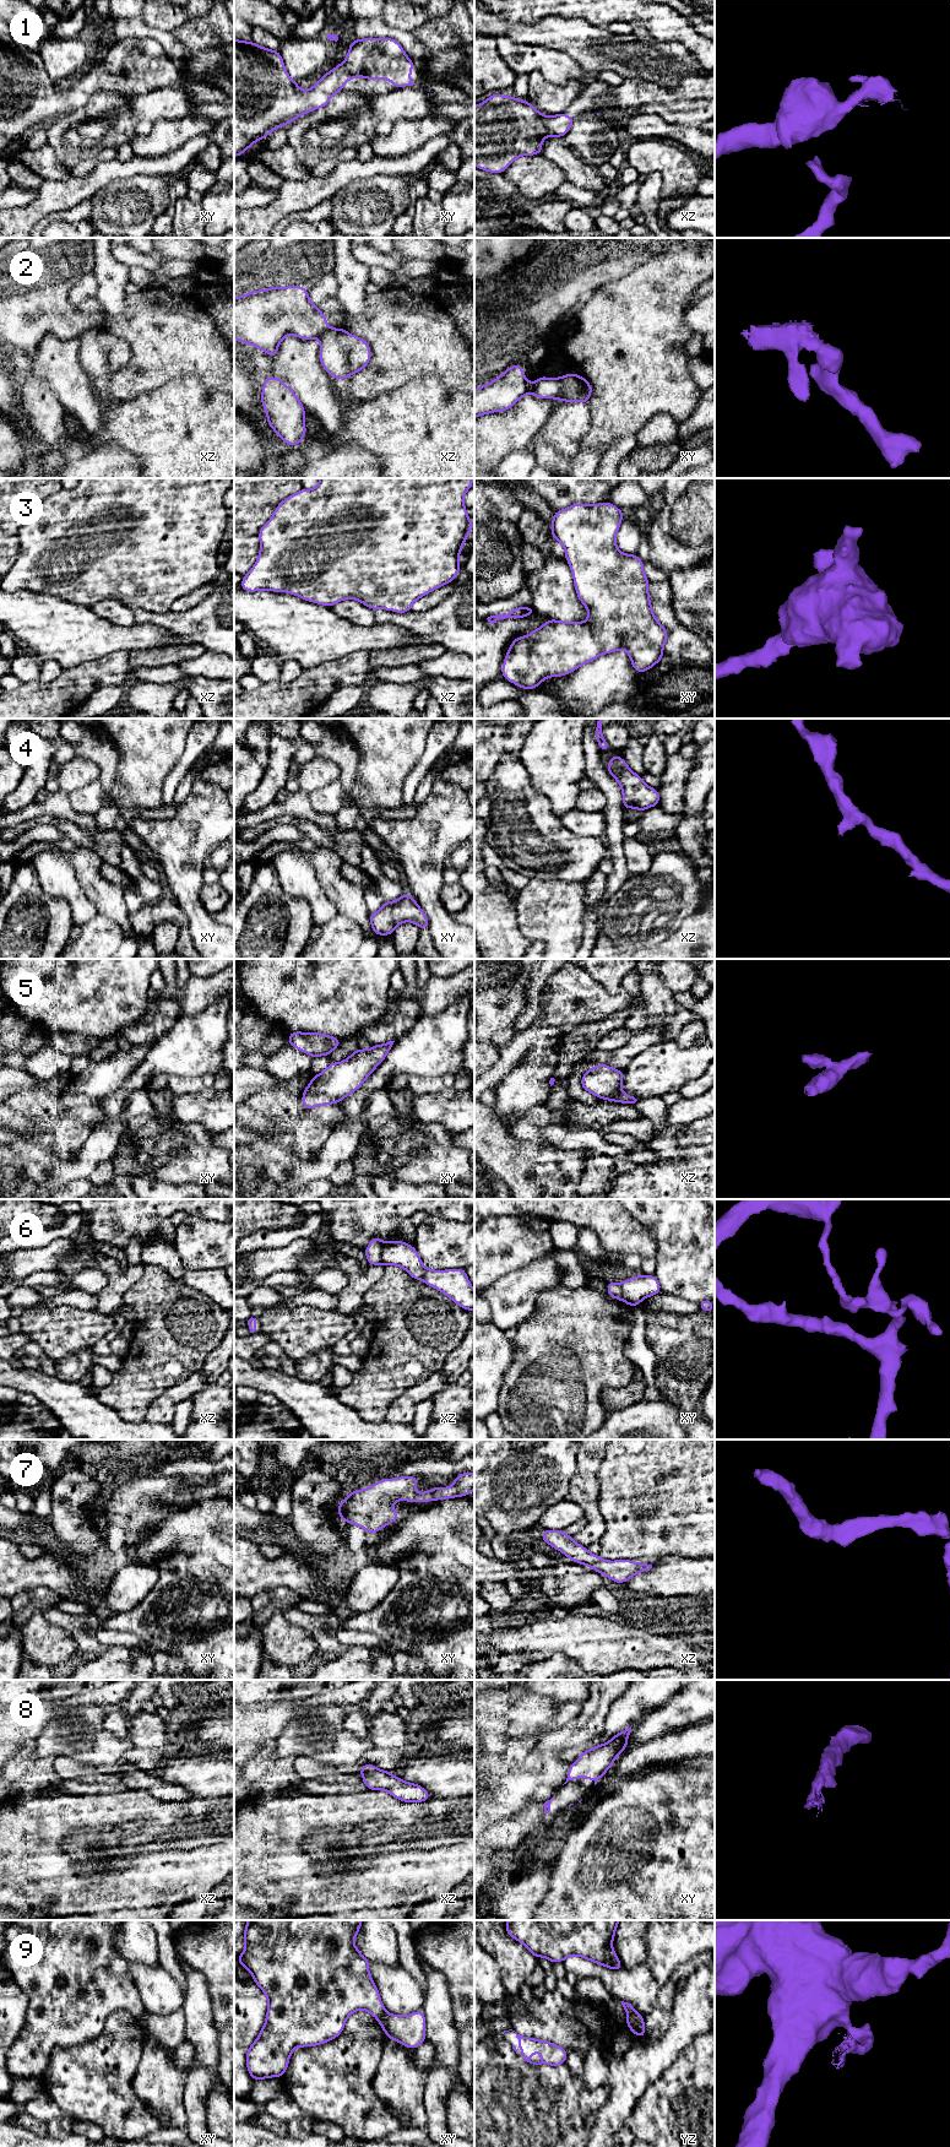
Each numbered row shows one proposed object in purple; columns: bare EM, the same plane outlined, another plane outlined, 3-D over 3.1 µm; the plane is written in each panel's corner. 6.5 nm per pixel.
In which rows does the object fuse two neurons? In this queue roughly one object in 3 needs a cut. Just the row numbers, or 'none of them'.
2, 6, 9

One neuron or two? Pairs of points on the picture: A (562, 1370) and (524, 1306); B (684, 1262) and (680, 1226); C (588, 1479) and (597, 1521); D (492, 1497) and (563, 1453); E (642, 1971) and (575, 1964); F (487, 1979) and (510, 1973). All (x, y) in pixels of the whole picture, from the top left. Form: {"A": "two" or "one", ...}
{"A": "two", "B": "one", "C": "one", "D": "one", "E": "one", "F": "two"}

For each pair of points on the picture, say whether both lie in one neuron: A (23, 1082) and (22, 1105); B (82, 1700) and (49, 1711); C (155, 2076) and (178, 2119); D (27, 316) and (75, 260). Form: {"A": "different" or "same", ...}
{"A": "different", "B": "same", "C": "same", "D": "same"}

